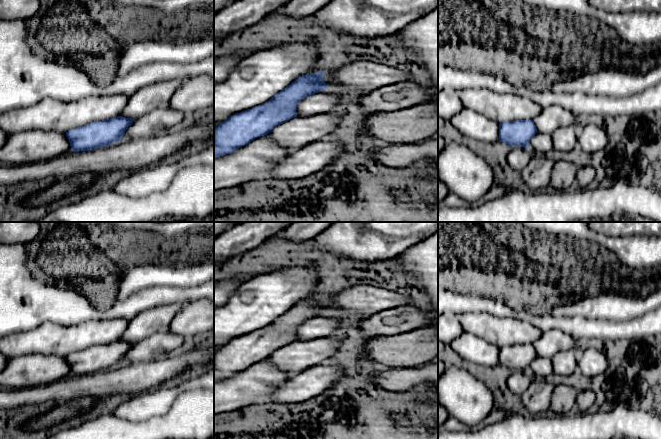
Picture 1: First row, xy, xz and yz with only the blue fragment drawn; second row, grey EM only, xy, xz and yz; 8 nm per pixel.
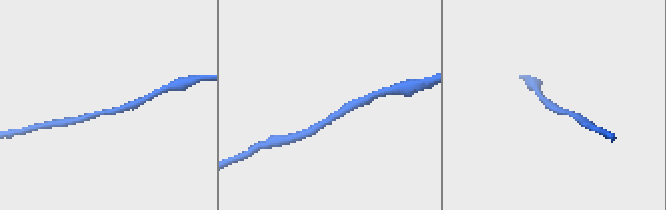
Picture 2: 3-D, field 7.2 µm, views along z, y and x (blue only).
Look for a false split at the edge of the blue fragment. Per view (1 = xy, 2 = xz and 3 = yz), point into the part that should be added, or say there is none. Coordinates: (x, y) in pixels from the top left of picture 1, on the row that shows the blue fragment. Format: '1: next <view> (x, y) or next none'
1: next none
2: next none
3: next none

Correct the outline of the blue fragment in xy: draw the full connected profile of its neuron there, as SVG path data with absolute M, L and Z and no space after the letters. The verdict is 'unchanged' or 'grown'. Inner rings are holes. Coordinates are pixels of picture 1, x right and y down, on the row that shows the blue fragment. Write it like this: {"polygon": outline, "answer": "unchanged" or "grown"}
{"polygon": "M117 116L71 129L66 132L71 151L89 151L112 145L124 138L125 131L133 121L132 118Z", "answer": "unchanged"}

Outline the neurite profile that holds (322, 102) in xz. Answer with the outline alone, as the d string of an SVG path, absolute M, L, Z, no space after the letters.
M326 89L301 100L296 112L299 117L317 116L330 111L338 104L348 103L348 93L336 89Z

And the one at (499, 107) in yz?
M489 89L458 90L465 108L497 122L533 120L542 108L527 97L498 93Z

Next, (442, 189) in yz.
M438 180L438 202L443 201L448 193L449 190L447 189L446 185L442 181Z

